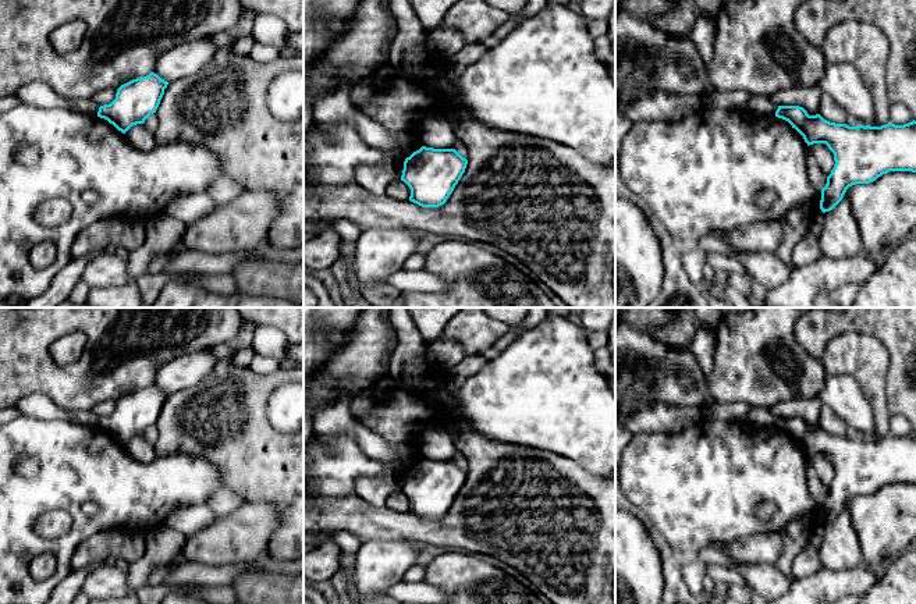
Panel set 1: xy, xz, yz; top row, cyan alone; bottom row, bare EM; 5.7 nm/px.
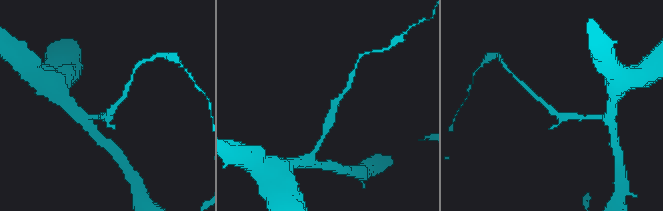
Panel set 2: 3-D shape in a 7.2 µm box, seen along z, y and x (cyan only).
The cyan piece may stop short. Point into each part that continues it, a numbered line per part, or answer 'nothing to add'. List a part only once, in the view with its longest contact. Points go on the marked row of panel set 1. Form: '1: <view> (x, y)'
nothing to add

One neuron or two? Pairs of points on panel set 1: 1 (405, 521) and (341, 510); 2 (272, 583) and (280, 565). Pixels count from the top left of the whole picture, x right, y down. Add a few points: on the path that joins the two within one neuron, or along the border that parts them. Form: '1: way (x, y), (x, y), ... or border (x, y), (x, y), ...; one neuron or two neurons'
1: way (390, 521), (365, 521), (357, 515); one neuron
2: border (244, 572), (270, 571), (288, 574); two neurons

